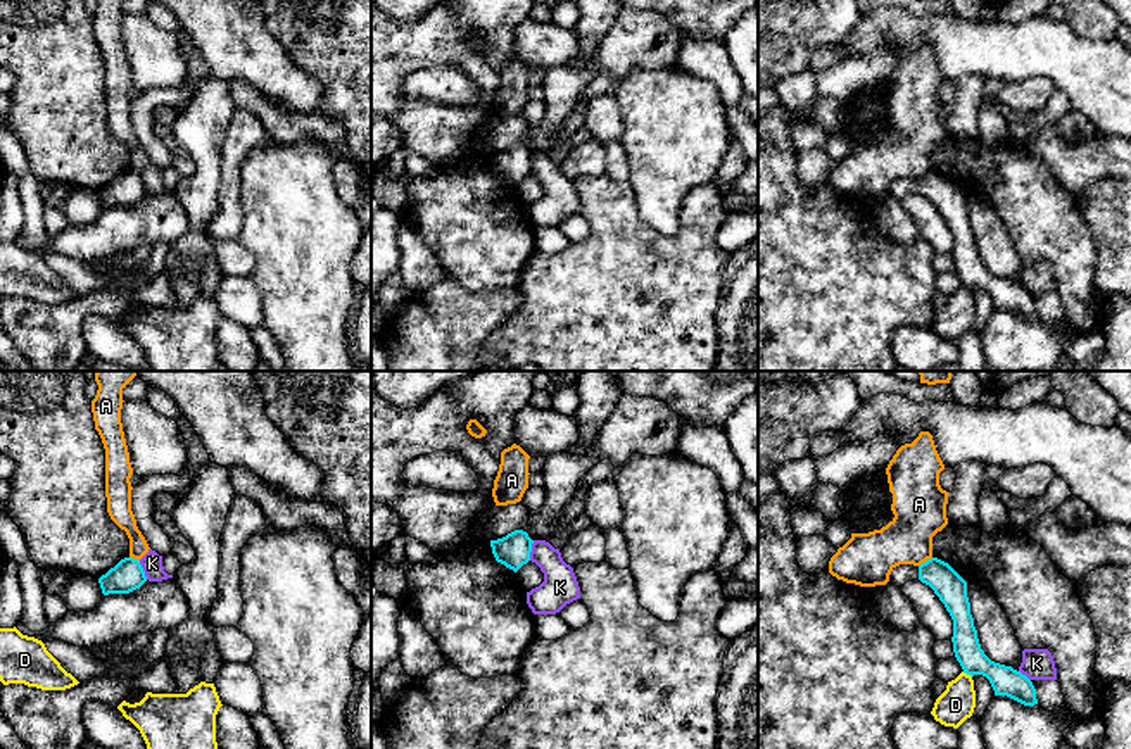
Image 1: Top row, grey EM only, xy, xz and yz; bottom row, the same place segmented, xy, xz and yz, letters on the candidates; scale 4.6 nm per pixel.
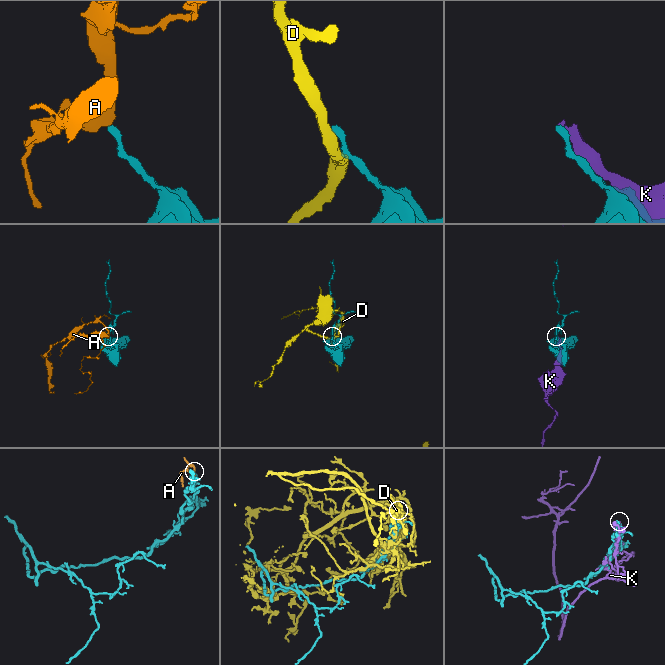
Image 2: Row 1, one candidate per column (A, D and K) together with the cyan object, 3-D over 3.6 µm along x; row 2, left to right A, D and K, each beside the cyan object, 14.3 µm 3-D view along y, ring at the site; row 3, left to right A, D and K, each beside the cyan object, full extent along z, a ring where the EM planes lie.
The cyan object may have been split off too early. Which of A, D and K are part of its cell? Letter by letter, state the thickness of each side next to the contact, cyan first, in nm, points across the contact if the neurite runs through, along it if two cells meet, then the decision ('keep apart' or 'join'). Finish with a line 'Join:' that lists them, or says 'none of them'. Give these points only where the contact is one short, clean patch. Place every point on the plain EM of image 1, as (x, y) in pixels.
A: calibres 150 and 240 nm; border yz (931, 169), (919, 180); keep apart
D: calibres 140 and 170 nm; border yz (962, 285), (971, 290); keep apart
K: calibres 160 and 170 nm; keep apart
Join: none of them

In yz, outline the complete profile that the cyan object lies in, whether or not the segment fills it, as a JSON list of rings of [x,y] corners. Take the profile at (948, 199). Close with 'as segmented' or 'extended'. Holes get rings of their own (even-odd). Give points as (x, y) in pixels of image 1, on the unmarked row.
[[[931,171],[919,179],[919,193],[934,204],[953,233],[953,266],[964,286],[986,290],[995,309],[1007,309],[1024,319],[1038,318],[1036,302],[1026,288],[1012,280],[991,274],[981,262],[970,228],[967,195],[938,171]]]; as segmented

